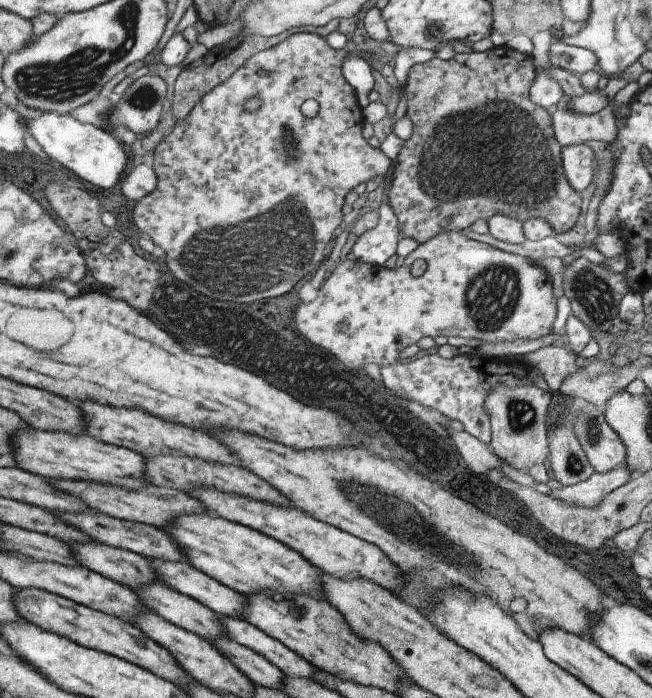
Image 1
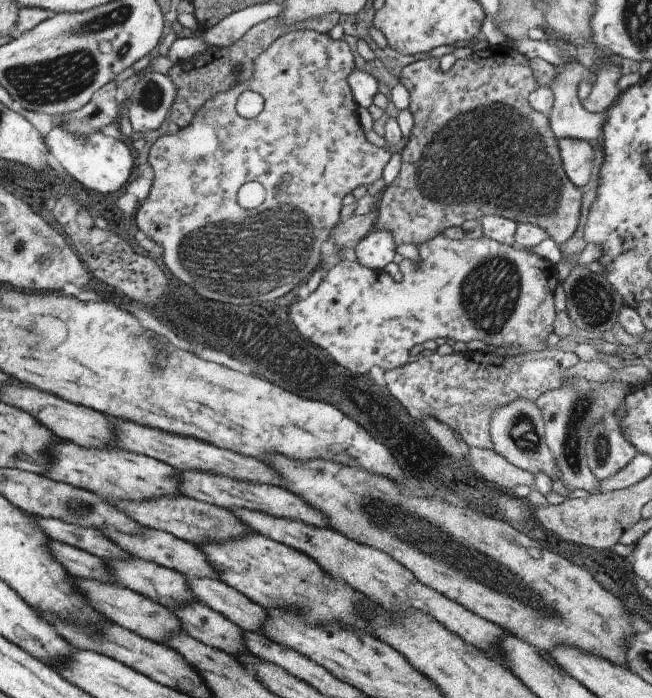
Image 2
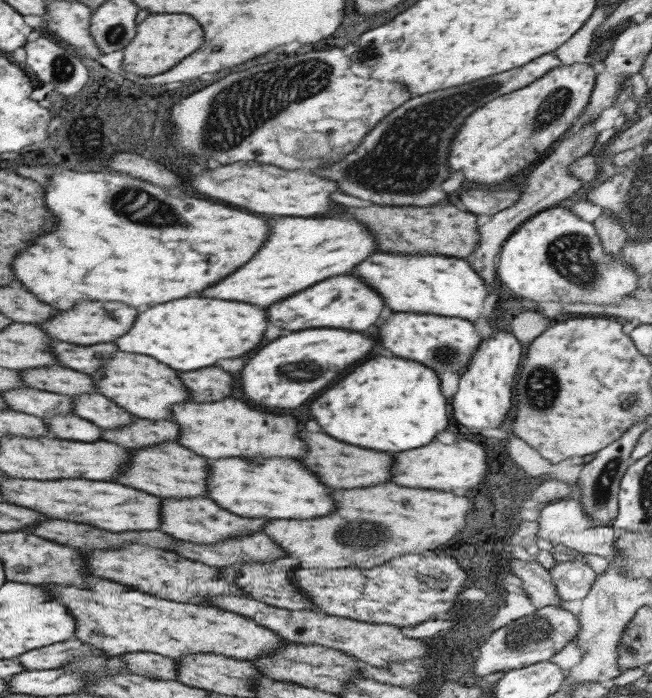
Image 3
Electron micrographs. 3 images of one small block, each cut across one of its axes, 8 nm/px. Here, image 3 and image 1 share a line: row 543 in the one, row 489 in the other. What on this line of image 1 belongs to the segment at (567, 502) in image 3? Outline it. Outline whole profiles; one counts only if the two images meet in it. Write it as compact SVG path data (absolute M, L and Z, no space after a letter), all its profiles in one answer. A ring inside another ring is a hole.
M624 463L604 472L603 474L592 473L592 475L579 484L573 486L559 486L551 489L549 498L561 501L563 505L579 506L579 508L595 508L609 492L629 482L634 477L631 468Z

